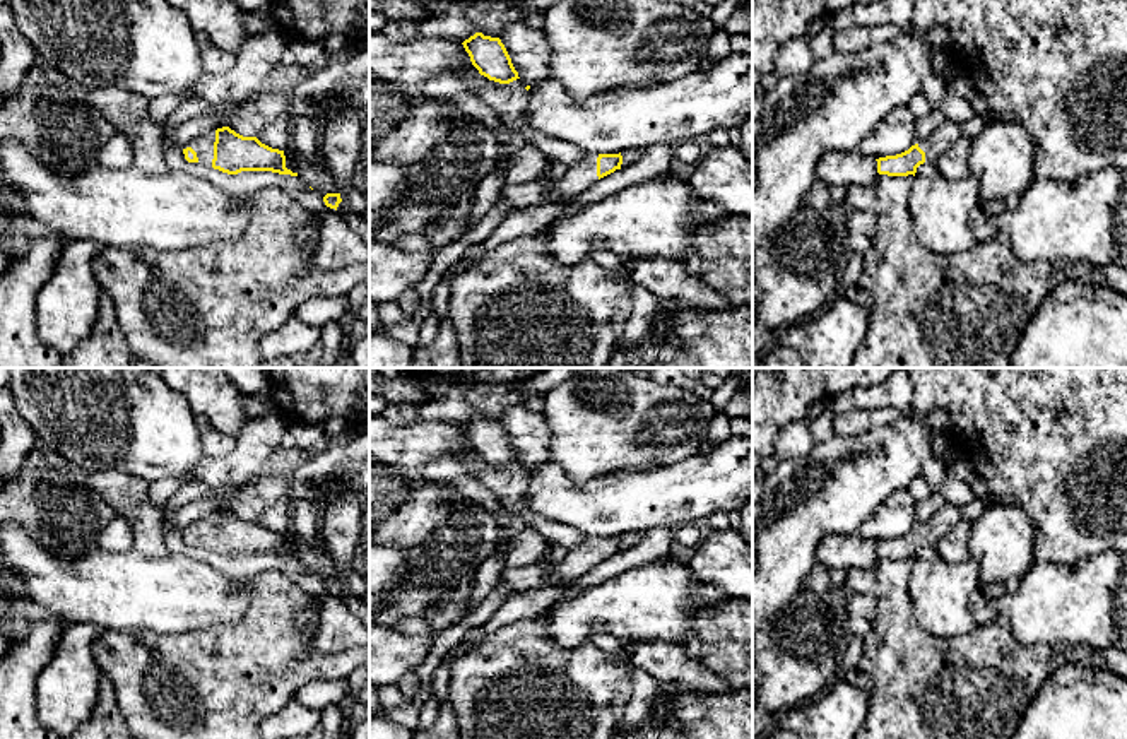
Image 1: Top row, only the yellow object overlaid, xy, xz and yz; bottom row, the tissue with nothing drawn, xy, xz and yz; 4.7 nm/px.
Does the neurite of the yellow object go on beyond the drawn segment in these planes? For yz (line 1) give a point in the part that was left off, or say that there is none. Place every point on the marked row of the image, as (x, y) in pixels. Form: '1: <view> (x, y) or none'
1: yz (939, 141)

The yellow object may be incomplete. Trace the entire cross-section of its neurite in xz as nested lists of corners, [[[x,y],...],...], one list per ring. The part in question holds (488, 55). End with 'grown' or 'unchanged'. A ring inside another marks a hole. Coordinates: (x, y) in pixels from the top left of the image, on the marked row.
[[[475,33],[462,44],[469,53],[472,65],[479,70],[481,75],[487,77],[489,80],[510,84],[520,79],[499,38]]]; unchanged

